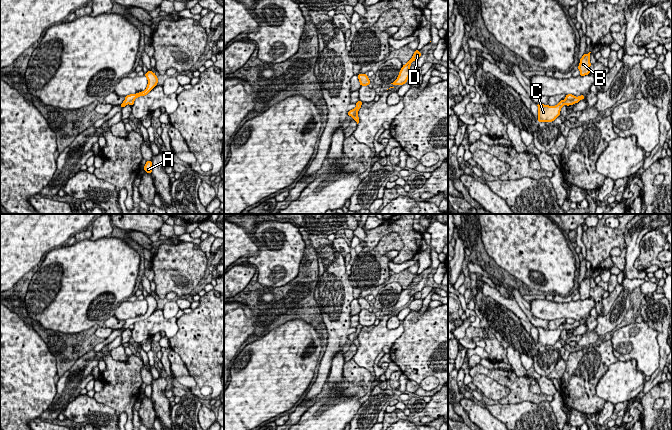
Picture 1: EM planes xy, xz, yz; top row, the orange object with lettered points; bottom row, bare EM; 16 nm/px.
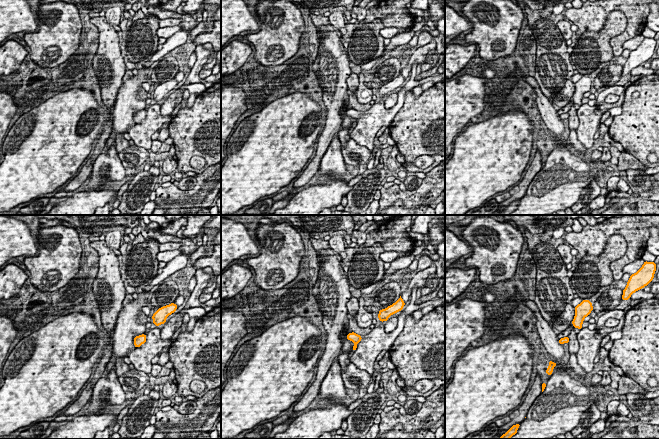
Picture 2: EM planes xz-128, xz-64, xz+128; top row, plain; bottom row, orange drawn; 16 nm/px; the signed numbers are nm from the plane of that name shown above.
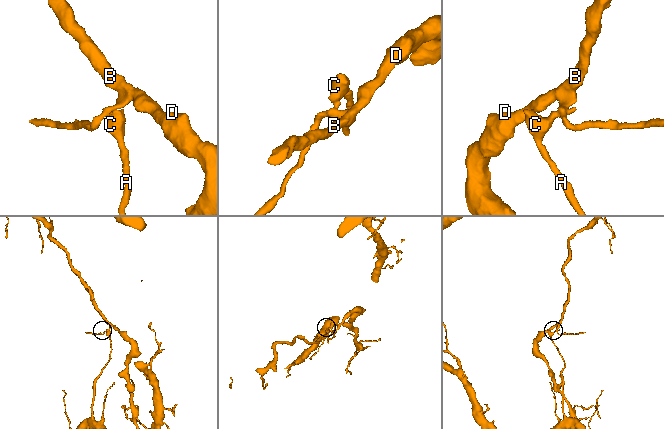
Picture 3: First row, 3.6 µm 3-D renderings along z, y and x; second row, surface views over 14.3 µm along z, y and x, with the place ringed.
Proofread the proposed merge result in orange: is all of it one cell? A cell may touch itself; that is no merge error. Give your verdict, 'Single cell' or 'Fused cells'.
Fused cells

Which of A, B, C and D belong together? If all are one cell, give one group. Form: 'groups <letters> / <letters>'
groups A C / B D

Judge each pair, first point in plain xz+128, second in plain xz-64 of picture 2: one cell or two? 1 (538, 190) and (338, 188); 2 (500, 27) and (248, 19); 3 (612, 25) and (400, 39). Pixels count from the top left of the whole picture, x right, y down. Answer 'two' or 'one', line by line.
1: one
2: two
3: two

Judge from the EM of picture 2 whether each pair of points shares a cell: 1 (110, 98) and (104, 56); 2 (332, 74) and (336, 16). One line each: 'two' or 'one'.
1: one
2: two

